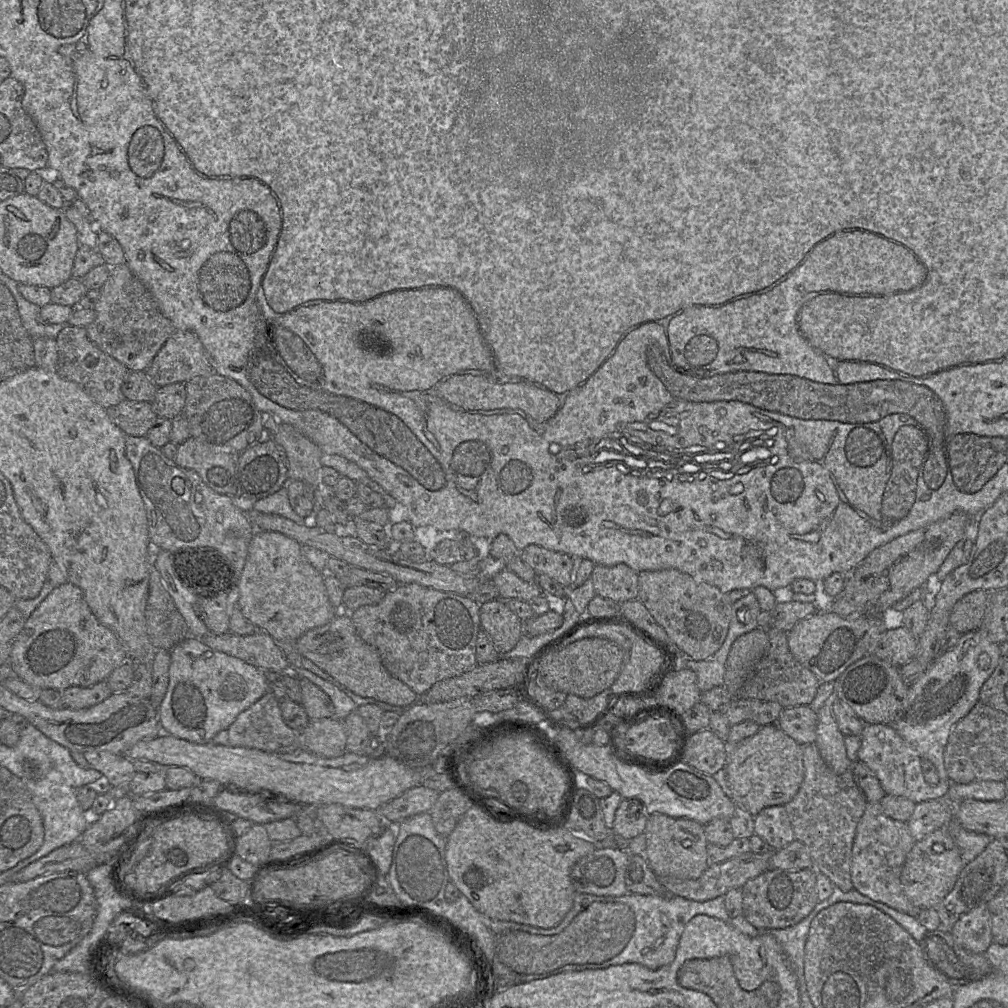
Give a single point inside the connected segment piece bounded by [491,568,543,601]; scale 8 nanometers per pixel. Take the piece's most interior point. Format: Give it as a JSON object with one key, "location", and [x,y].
{"location":[510,586]}

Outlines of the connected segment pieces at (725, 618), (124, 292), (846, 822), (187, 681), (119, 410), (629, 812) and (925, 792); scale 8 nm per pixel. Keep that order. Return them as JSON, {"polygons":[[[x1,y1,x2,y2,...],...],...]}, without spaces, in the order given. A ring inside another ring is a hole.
{"polygons":[[[677,569,638,573,637,598,665,630,679,653,693,660,704,660,723,644,731,619,732,602,728,593,706,582,695,580]],[[126,263,111,267,99,291,100,297,94,307,95,319,86,326,89,339,130,371,146,371,176,328,161,313,150,292]],[[814,743,802,746,804,779,797,794,784,806,795,839,807,846,816,872,827,875,841,890,850,891,853,889,850,873,852,847,867,801,850,769,835,774,826,765]],[[188,637,170,651,169,683,158,714,162,731,205,744,268,691,267,673,239,658,216,651]],[[126,398,106,409,110,420,126,435,143,437,154,425,157,414,149,401,131,401]],[[623,799,616,810,612,833,623,840,644,832,648,814,637,799]],[[864,723,860,740,861,745,856,761,864,763,876,775,886,794,902,796,915,803,948,795,951,784,949,779,943,779,940,771,937,770,939,782,937,784,928,783,923,777,919,753,891,725]]]}

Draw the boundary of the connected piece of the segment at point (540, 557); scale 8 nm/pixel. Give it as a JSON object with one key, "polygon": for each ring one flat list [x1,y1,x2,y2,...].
{"polygon":[[528,545,521,551,520,558,536,573,543,573,563,587,572,588,573,573,578,559,538,545]]}

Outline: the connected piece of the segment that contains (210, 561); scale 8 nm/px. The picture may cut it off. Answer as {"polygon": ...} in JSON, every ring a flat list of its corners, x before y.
{"polygon":[[187,547,171,553,171,565,182,584,197,597,214,597,235,590,236,572,211,547]]}

